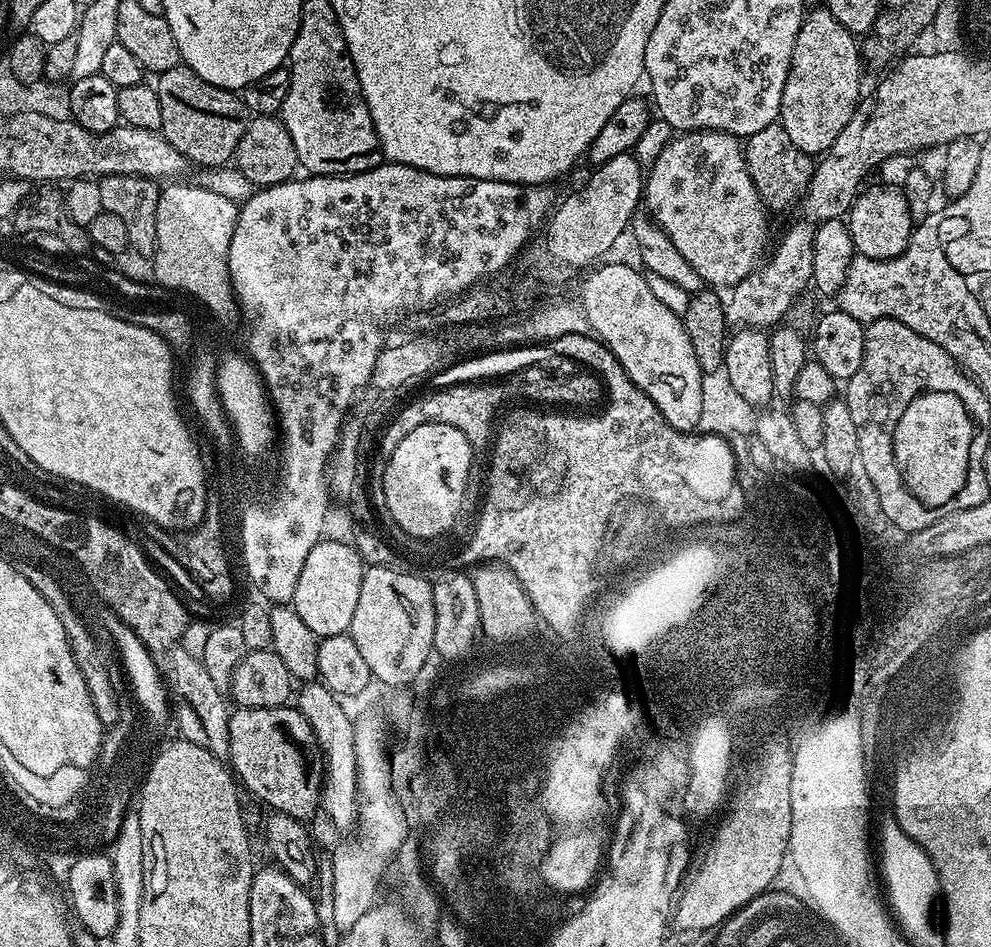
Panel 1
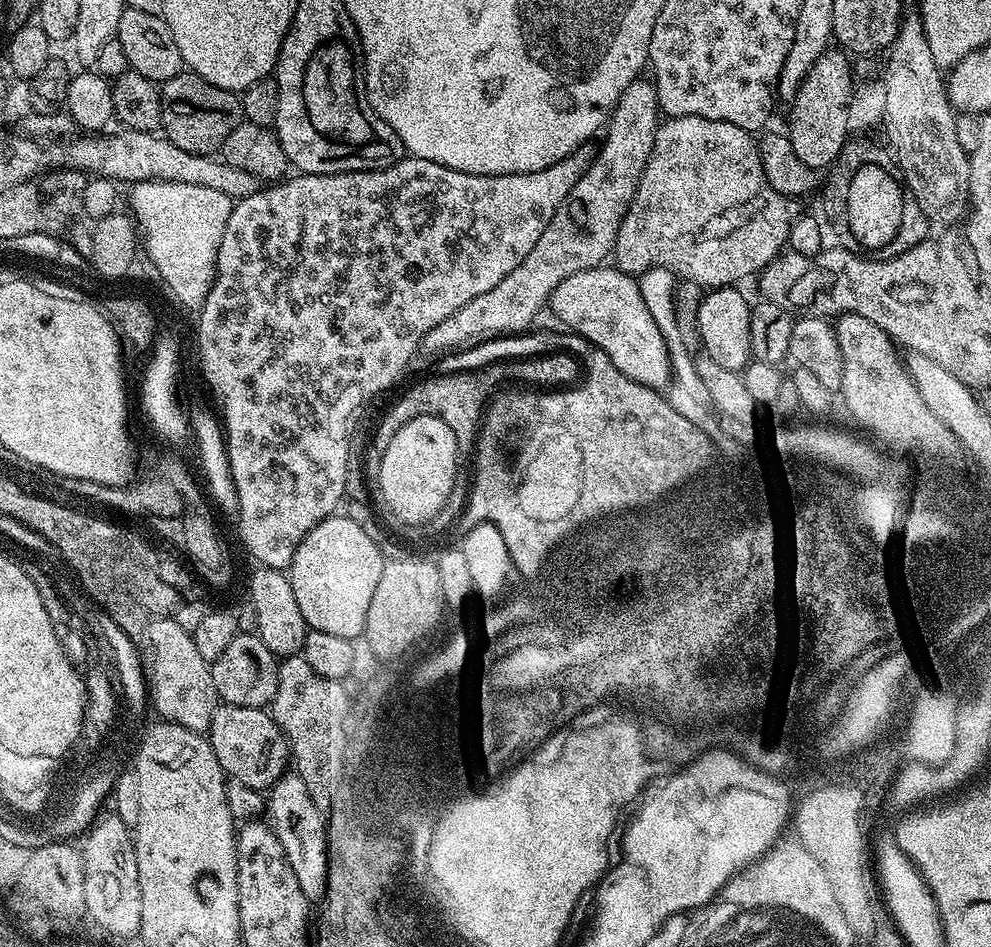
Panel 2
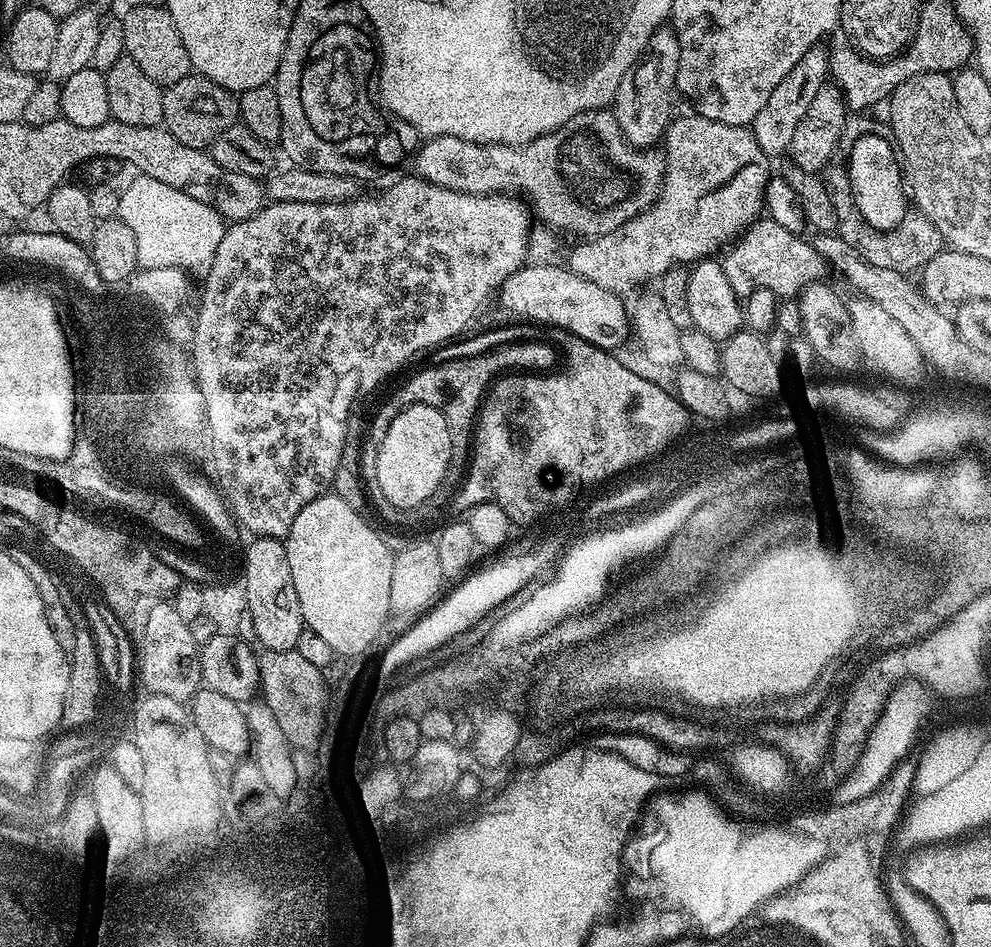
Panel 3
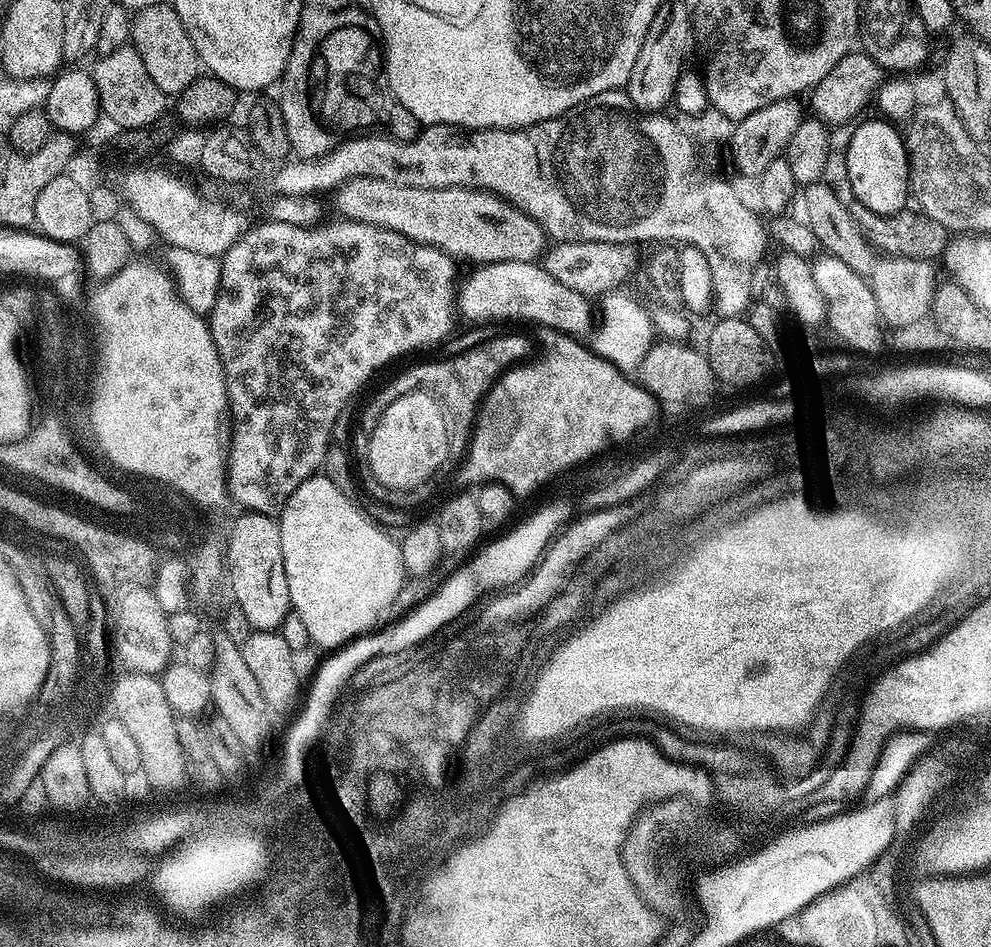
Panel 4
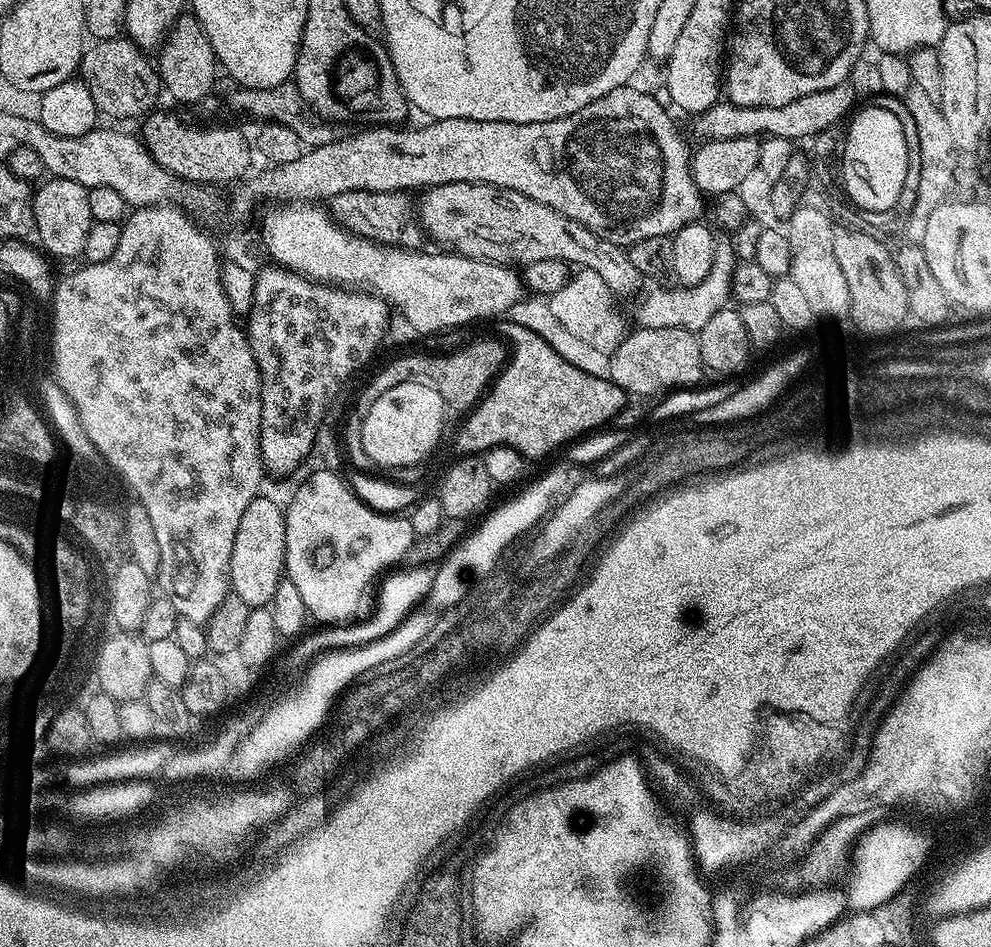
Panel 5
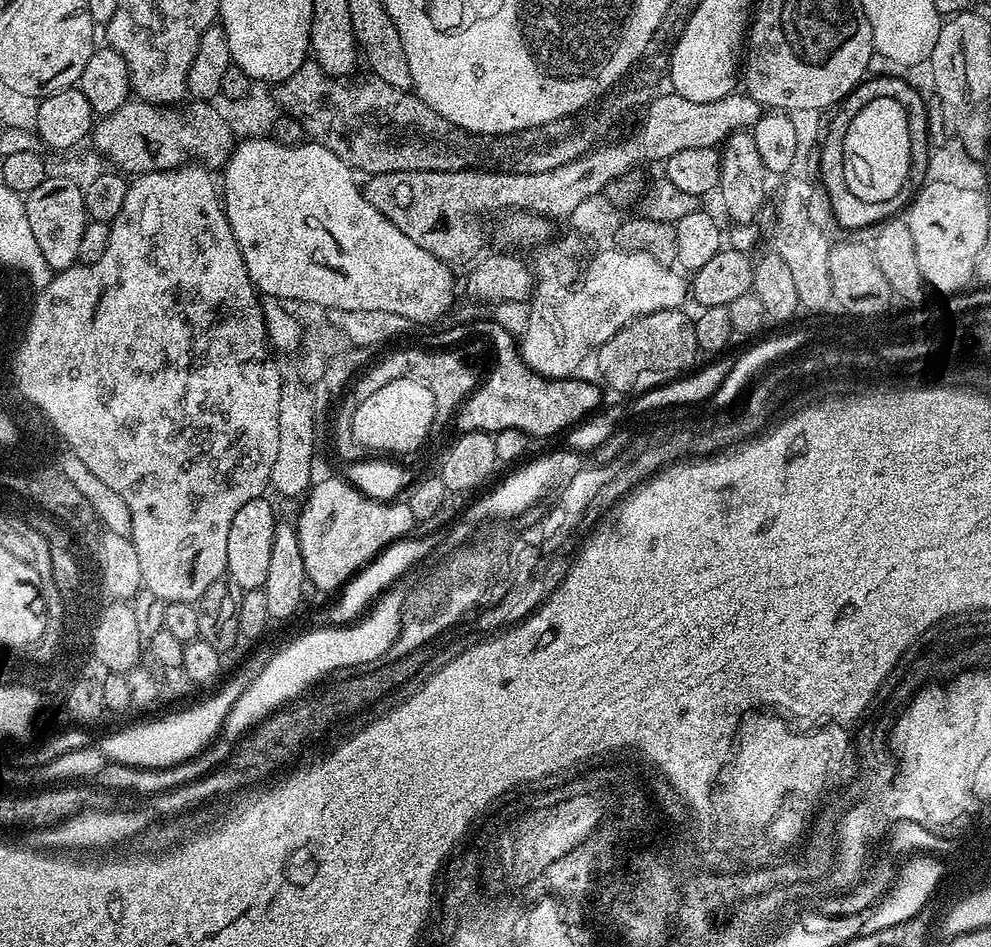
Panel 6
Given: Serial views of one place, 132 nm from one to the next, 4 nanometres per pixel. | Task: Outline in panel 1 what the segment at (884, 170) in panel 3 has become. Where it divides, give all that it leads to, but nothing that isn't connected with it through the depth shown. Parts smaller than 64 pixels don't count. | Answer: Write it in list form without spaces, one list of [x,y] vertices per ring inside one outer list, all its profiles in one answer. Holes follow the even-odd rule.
[[[876,184],[873,188],[867,188],[857,195],[846,213],[850,238],[859,255],[875,260],[892,260],[908,250],[914,229],[914,213],[907,204],[903,187],[891,188],[888,184]]]

